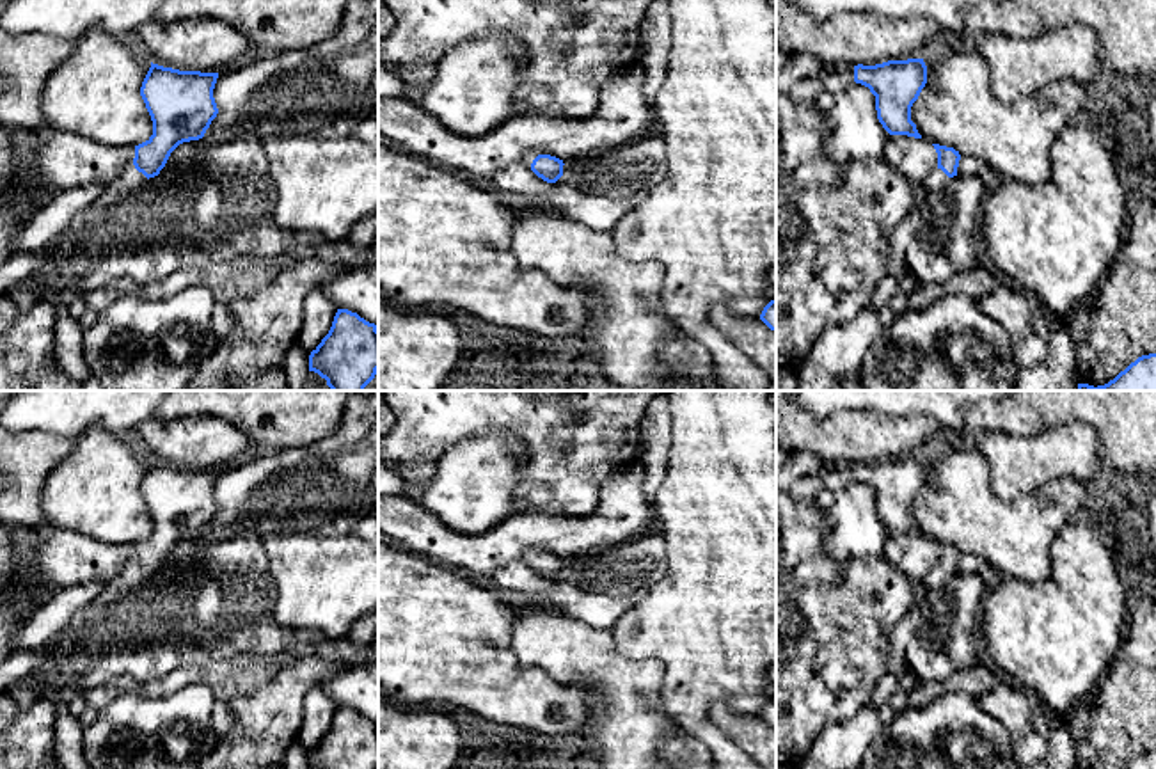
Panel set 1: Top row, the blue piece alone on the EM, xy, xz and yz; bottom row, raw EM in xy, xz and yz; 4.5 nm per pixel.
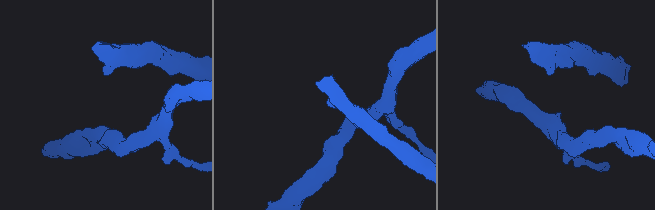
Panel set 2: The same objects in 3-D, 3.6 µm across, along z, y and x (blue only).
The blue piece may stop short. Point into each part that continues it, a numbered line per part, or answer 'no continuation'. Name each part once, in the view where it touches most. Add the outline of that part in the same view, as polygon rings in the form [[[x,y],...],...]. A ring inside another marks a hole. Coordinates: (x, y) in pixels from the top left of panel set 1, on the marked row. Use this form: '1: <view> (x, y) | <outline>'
1: xy (20, 265) | [[[133,163],[126,165],[124,170],[112,183],[107,185],[107,188],[92,204],[80,210],[73,217],[66,231],[57,234],[53,240],[50,240],[44,247],[37,250],[12,254],[0,266],[0,295],[4,295],[9,288],[16,286],[20,281],[27,279],[36,270],[39,270],[44,265],[50,249],[55,247],[62,236],[69,236],[80,231],[92,211],[108,208],[123,201],[124,197],[133,194],[146,179],[147,178],[139,172]]]

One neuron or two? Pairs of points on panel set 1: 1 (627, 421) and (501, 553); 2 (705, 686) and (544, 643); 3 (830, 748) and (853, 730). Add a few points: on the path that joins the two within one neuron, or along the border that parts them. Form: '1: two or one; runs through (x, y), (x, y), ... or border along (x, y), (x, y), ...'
1: two; border along (514, 510), (553, 510), (581, 517)
2: two; border along (625, 656), (661, 666), (661, 705), (668, 716)
3: one; runs through (835, 748), (847, 736)

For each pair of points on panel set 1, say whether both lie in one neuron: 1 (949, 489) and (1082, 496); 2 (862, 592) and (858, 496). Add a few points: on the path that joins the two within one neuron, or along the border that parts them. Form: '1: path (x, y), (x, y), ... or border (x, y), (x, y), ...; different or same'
1: path (982, 514), (1053, 514); same
2: border (821, 540), (823, 549), (839, 560), (883, 556); different

